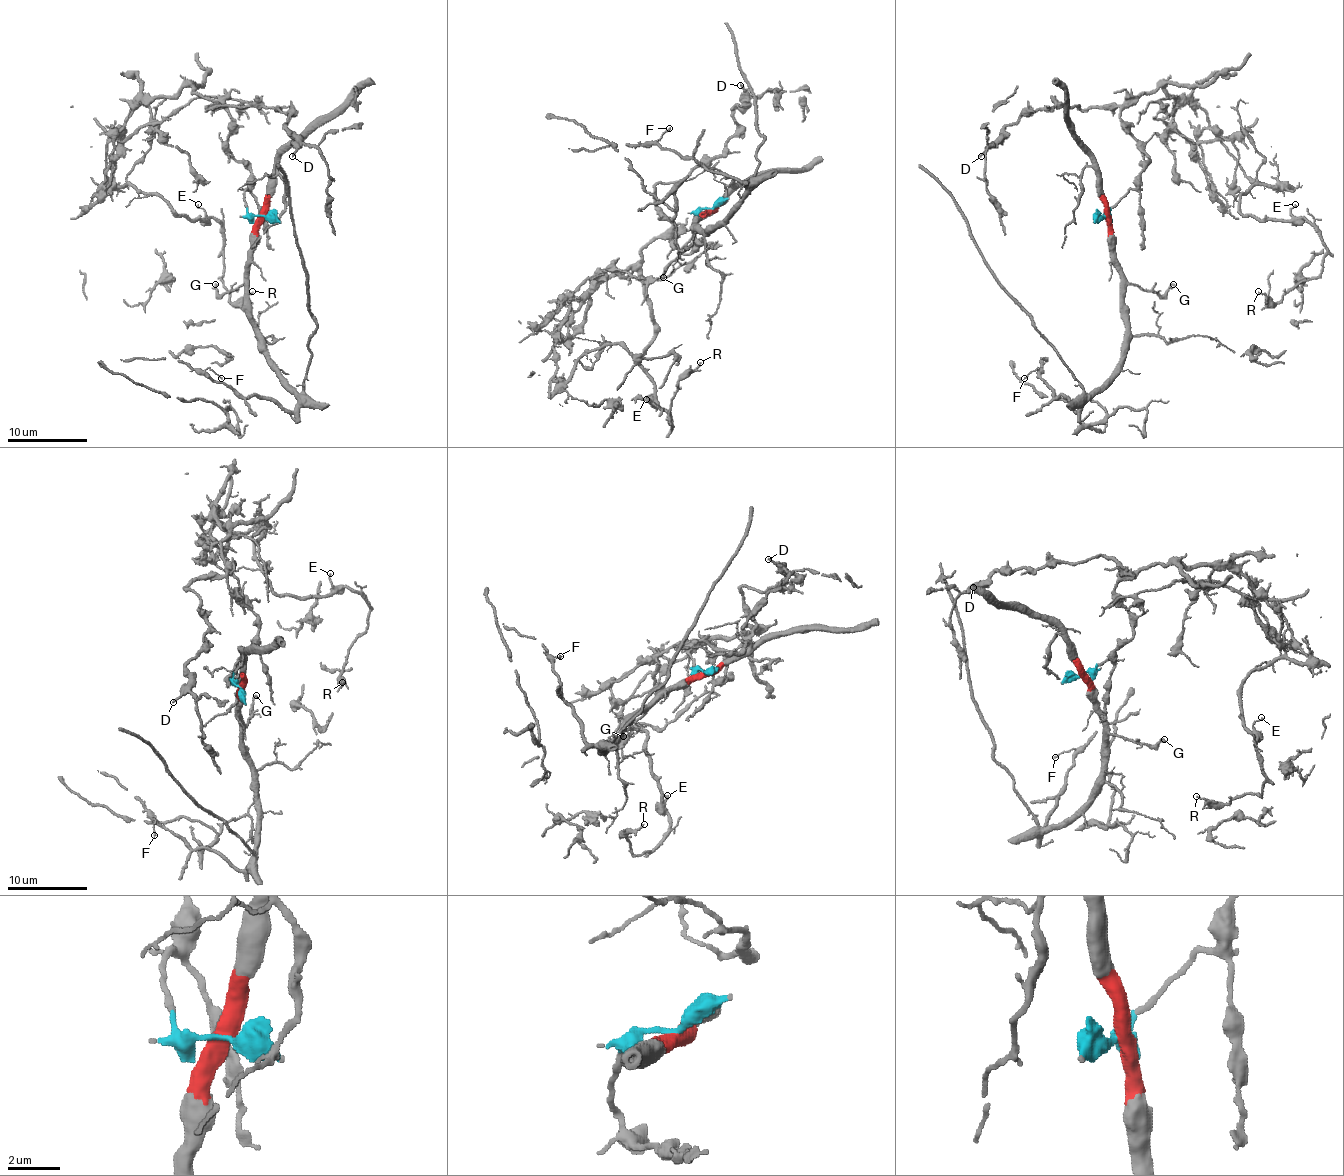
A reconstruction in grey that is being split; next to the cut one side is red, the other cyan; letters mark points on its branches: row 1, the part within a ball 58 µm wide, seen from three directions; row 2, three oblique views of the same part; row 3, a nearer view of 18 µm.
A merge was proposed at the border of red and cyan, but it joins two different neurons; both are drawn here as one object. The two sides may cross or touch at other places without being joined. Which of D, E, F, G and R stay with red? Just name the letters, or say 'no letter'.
F, G

